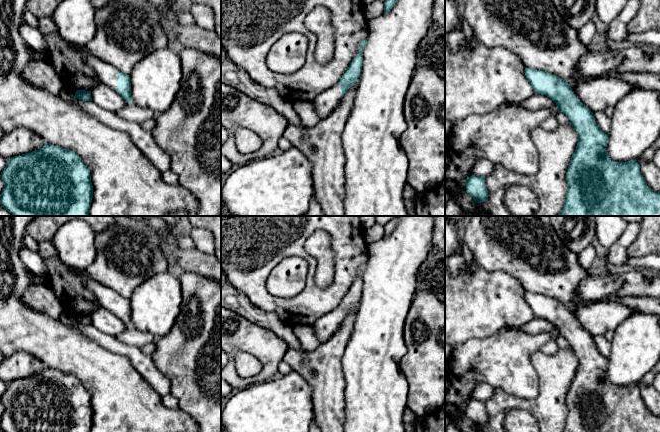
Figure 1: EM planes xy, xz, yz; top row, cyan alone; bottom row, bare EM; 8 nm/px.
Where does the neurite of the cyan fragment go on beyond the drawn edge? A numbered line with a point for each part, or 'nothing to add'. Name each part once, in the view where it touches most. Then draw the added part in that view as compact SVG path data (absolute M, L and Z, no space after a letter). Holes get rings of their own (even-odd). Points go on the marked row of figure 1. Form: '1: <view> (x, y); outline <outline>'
1: xy (107, 74); outline M89 52L85 55L85 61L94 69L101 83L117 91L117 69L114 66L98 59Z

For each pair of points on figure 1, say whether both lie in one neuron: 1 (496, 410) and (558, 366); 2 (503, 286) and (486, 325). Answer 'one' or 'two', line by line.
1: one
2: one

